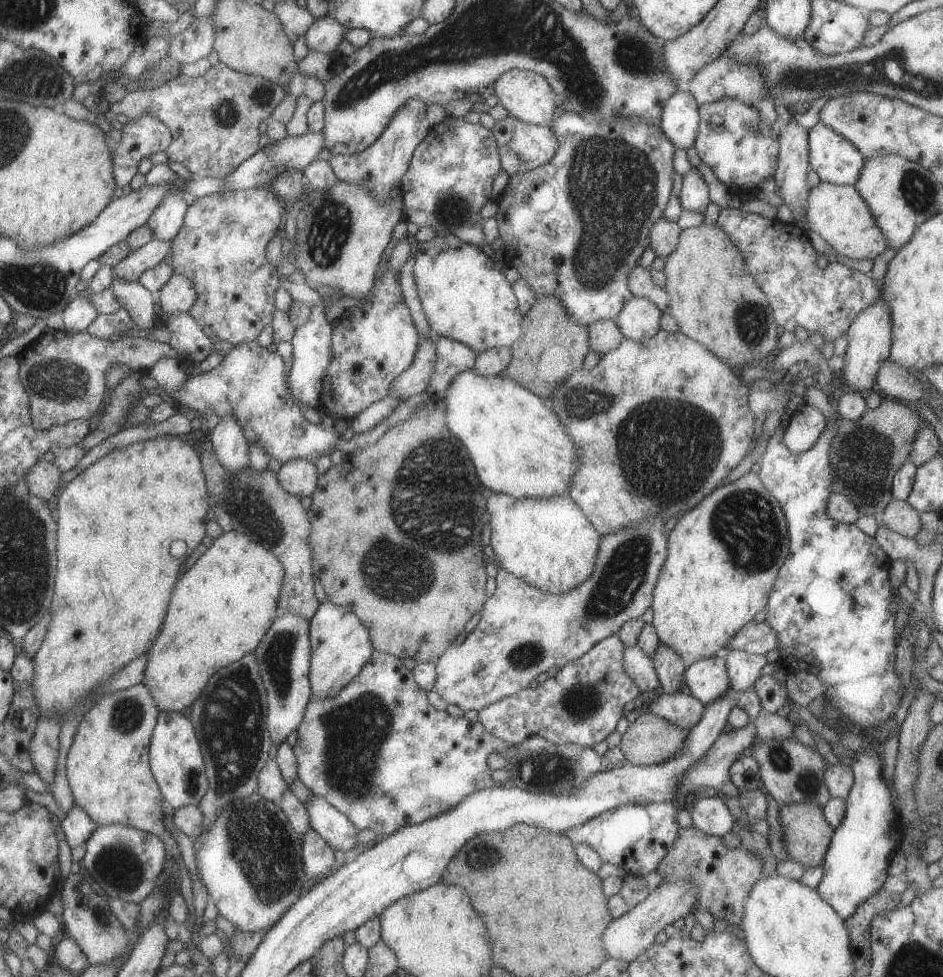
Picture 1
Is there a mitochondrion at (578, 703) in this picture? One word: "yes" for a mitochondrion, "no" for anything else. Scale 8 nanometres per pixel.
yes

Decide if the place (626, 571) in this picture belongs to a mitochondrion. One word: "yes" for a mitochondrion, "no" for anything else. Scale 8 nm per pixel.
yes

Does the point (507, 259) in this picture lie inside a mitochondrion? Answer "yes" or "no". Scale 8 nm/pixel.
no

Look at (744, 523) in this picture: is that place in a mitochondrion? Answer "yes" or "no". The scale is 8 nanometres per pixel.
yes

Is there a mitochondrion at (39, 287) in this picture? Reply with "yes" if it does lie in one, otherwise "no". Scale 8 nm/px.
yes

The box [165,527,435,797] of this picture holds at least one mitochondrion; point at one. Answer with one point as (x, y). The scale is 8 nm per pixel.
(278, 654)

